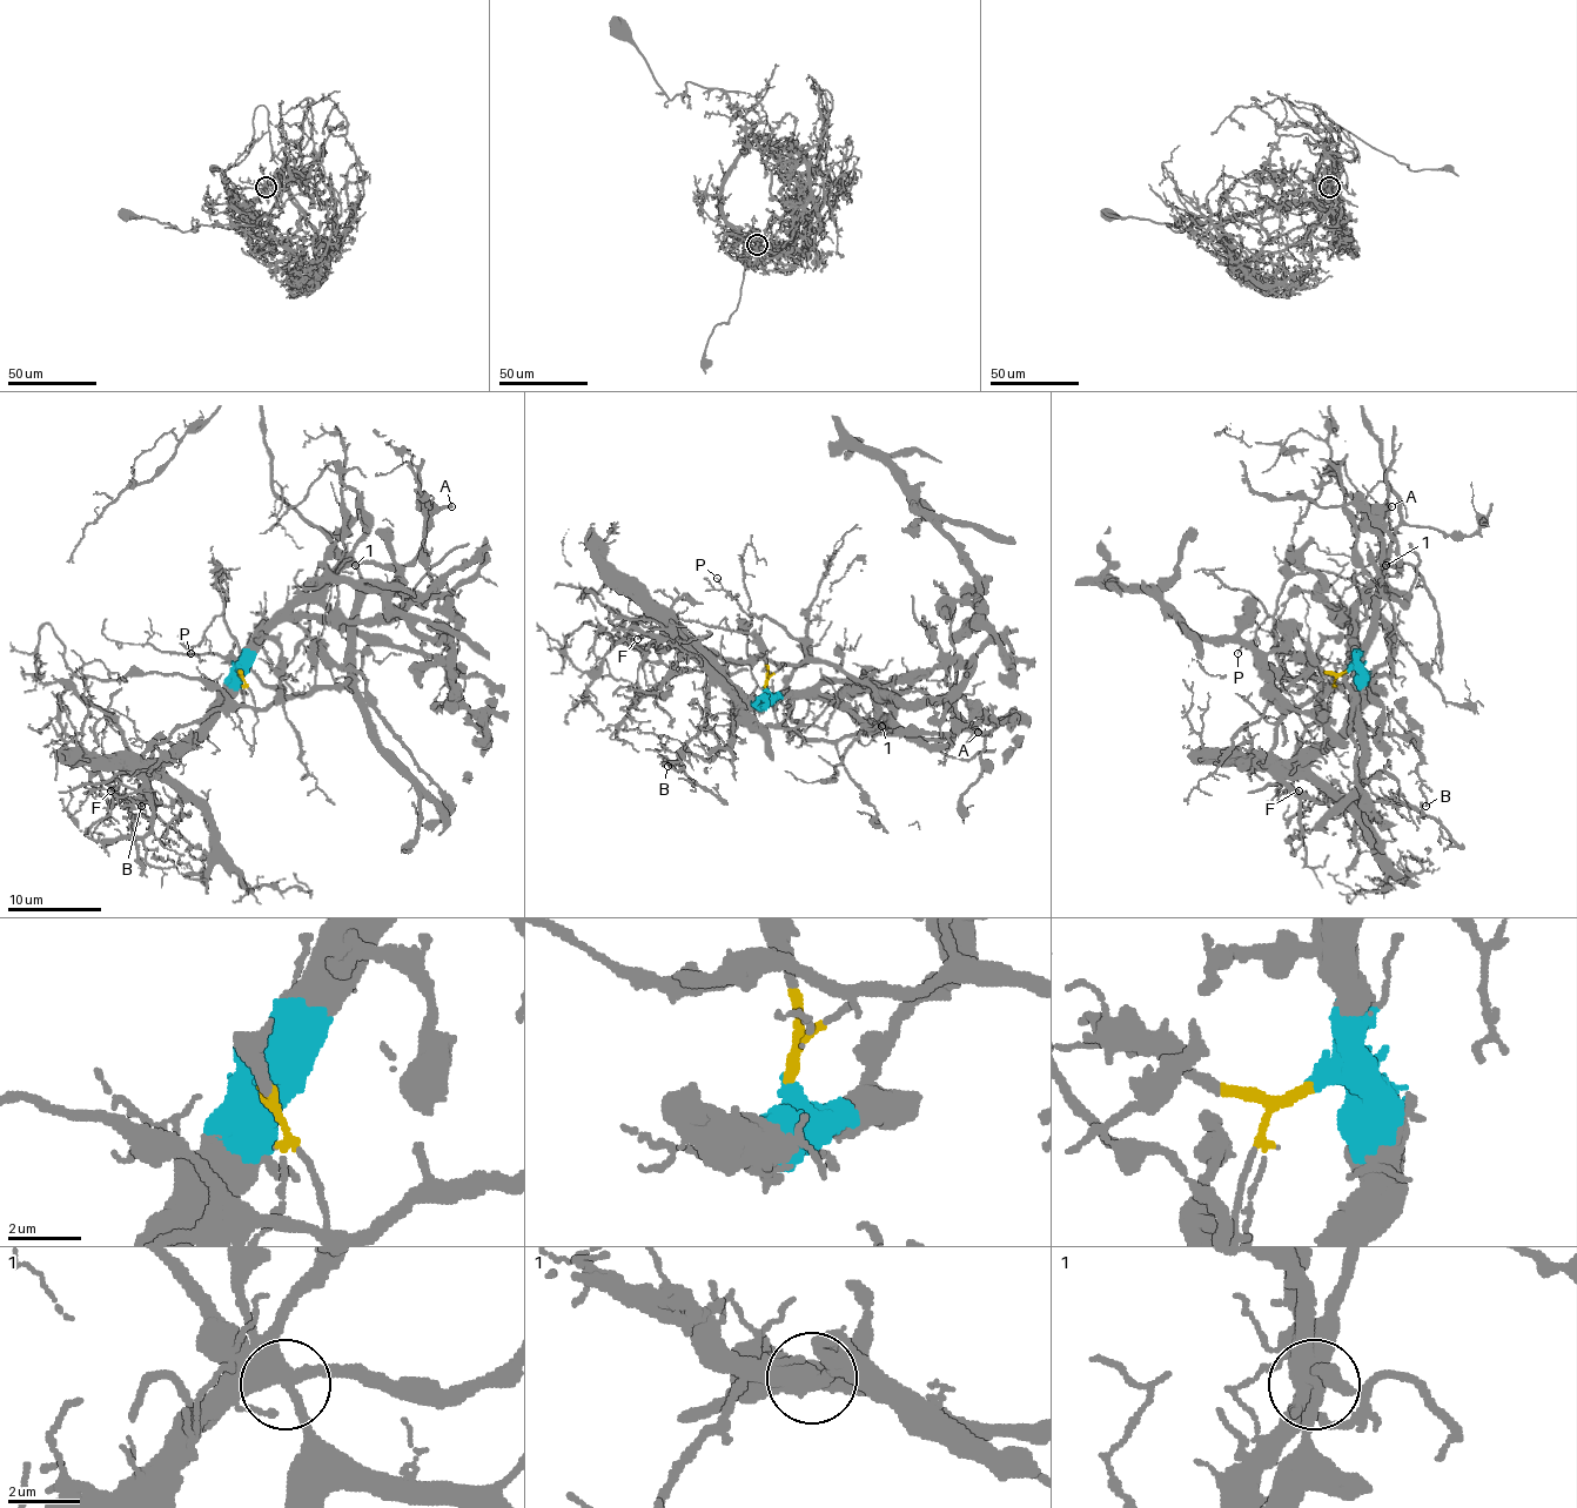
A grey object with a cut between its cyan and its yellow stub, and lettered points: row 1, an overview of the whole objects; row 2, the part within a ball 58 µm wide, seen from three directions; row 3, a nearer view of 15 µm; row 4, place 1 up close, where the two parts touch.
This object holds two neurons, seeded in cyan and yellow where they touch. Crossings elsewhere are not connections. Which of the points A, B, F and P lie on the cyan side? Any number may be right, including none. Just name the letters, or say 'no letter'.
A, B, F

